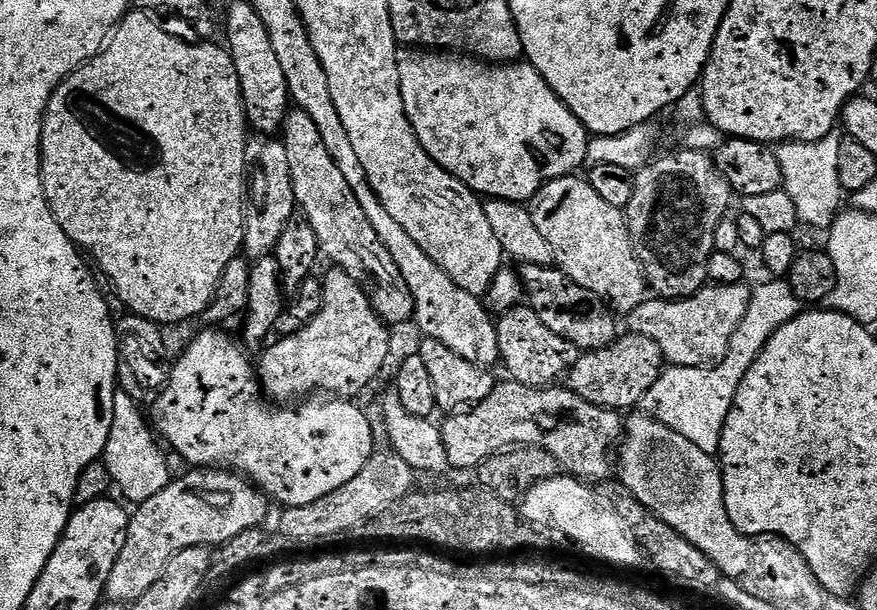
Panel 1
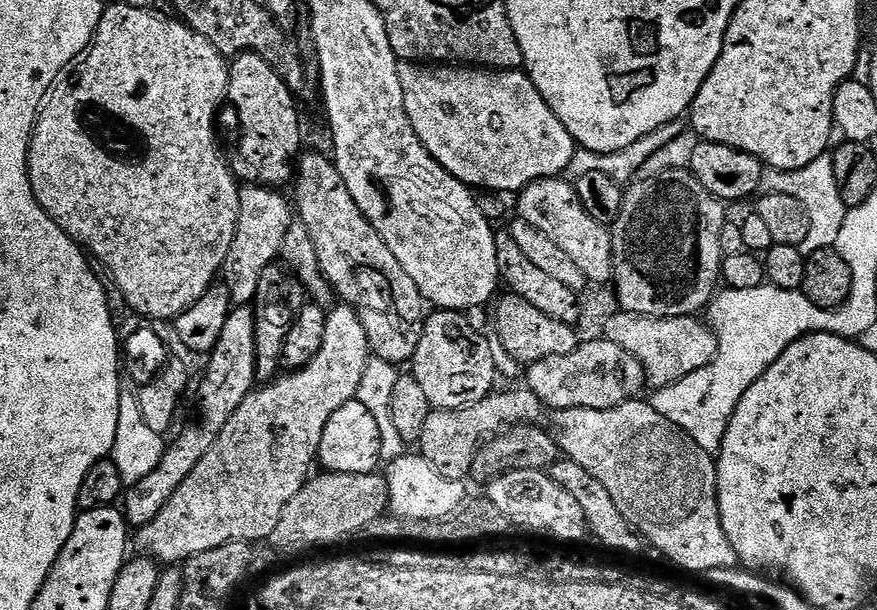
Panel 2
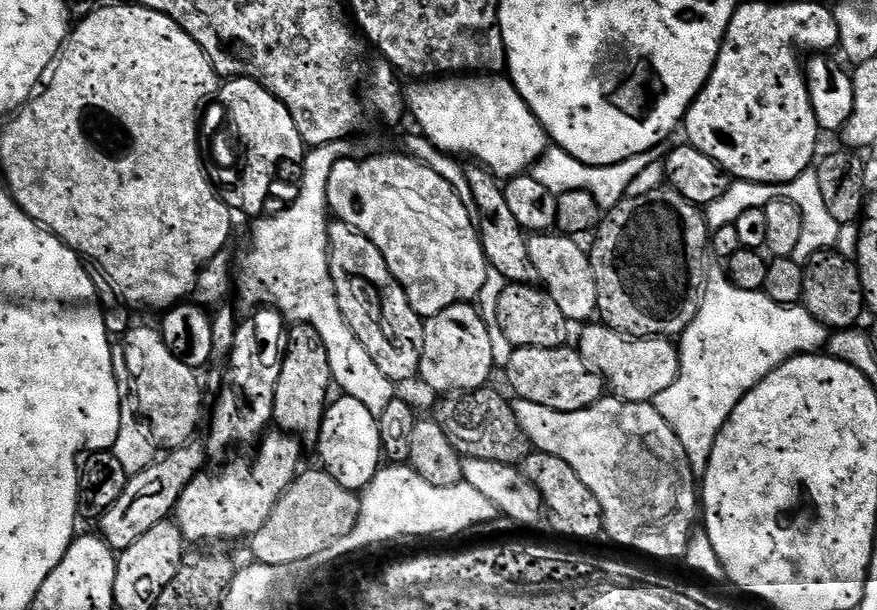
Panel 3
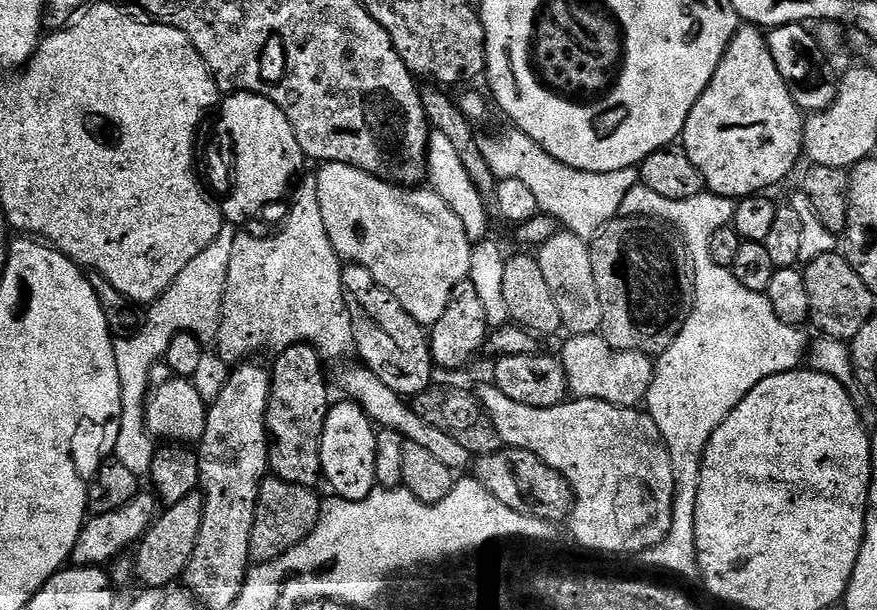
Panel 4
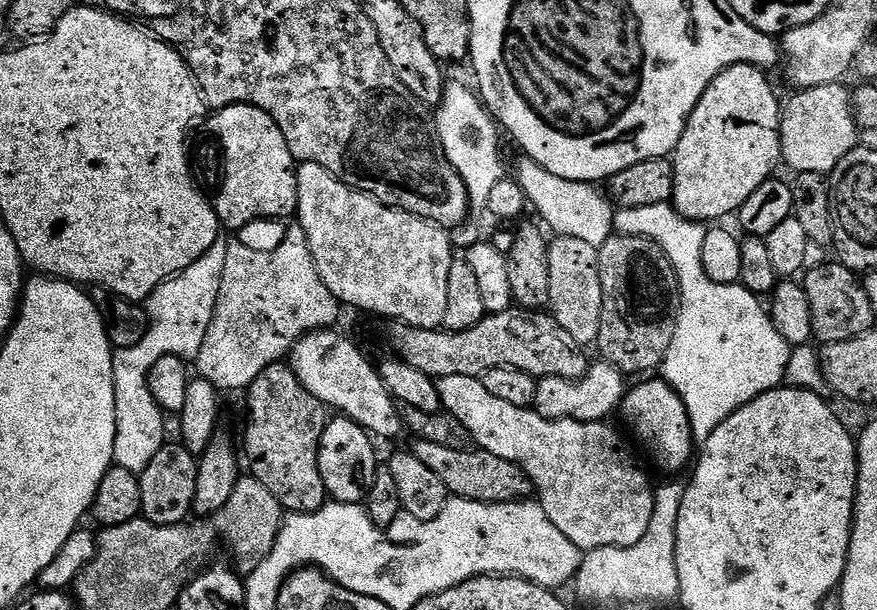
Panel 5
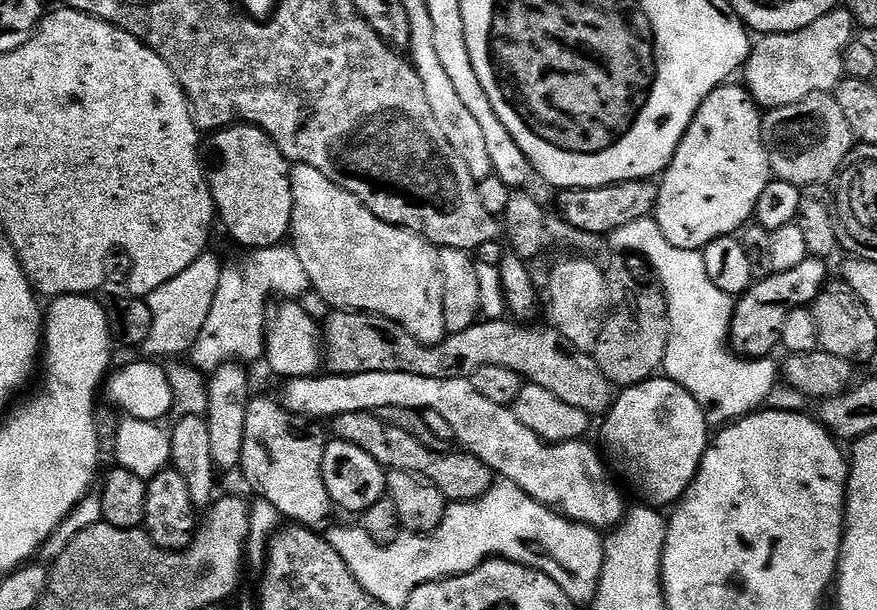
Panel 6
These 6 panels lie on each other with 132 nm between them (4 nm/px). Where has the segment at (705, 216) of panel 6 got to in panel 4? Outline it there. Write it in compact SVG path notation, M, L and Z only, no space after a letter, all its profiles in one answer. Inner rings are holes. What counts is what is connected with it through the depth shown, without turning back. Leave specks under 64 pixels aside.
M740 26L722 62L718 62L714 78L710 78L706 90L686 118L682 147L699 170L707 191L739 201L746 196L767 193L772 190L768 188L782 183L795 170L804 150L805 119L805 113L794 102L792 89L782 78L770 54L765 33L755 26Z

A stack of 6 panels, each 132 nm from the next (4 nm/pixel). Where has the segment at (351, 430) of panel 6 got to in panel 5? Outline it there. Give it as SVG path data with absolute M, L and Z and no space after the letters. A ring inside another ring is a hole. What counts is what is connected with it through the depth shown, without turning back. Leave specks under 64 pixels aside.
M413 439L411 443L410 451L414 458L430 466L430 470L442 478L453 497L483 504L514 504L533 495L534 489L528 475L514 462L506 462L506 458L479 450L450 450L450 446L442 446L438 442Z

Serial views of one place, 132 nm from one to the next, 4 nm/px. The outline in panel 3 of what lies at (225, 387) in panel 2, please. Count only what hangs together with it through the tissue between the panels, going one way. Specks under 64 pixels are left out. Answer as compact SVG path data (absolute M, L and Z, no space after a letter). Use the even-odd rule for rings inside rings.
M192 442L187 447L179 448L176 451L169 451L159 462L151 464L146 470L129 479L126 490L122 490L122 498L106 510L106 514L98 521L99 535L117 553L124 552L142 534L154 530L158 522L169 519L175 513L176 503L182 498L182 490L190 486L190 482L201 472L205 471L206 448L203 443ZM164 460L164 461L163 461Z

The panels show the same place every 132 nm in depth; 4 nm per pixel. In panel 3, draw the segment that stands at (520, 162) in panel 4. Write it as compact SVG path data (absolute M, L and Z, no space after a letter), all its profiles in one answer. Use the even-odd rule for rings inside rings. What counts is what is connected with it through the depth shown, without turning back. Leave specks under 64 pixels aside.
M677 130L666 137L664 143L657 148L651 148L646 154L634 154L634 158L626 158L626 162L618 162L614 166L583 164L578 162L578 158L566 154L566 150L552 146L540 157L539 164L535 165L534 175L538 178L538 182L542 182L542 186L546 186L546 190L557 194L572 190L586 190L590 194L594 194L594 198L600 203L601 209L607 210L628 195L630 182L634 182L634 177L642 174L642 170L646 170L646 166L654 166L667 160L671 152L686 143L688 143L687 134L682 130Z

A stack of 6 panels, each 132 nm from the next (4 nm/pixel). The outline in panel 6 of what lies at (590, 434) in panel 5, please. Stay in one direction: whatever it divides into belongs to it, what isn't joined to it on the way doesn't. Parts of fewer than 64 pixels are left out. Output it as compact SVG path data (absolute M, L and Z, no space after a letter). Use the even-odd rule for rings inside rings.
M374 370L366 374L354 374L353 376L337 376L335 374L307 376L306 378L294 378L287 381L283 386L284 396L282 403L286 410L290 410L296 416L306 416L317 422L327 421L342 414L354 414L355 412L379 413L383 408L390 406L402 406L413 408L421 414L433 412L442 414L446 422L450 422L450 430L456 435L455 443L463 451L471 456L478 457L500 480L509 480L514 486L518 486L527 496L534 498L539 504L545 504L559 516L565 516L567 520L575 520L577 524L588 524L597 530L612 530L619 525L624 518L626 503L624 496L608 481L608 472L604 469L606 460L599 452L588 445L587 439L571 440L561 444L547 444L542 438L538 438L532 430L526 430L522 422L518 422L515 411L511 407L489 402L482 398L478 390L474 390L471 379L447 380L446 378L422 378L418 374L406 374L405 372L387 372L386 370Z

